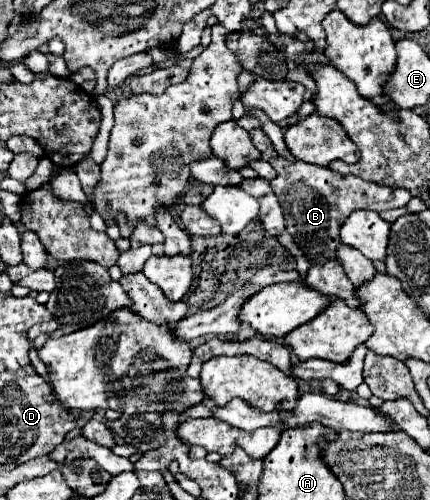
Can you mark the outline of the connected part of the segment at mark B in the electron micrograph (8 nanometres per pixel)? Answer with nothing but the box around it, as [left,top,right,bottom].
[271,157,411,261]

